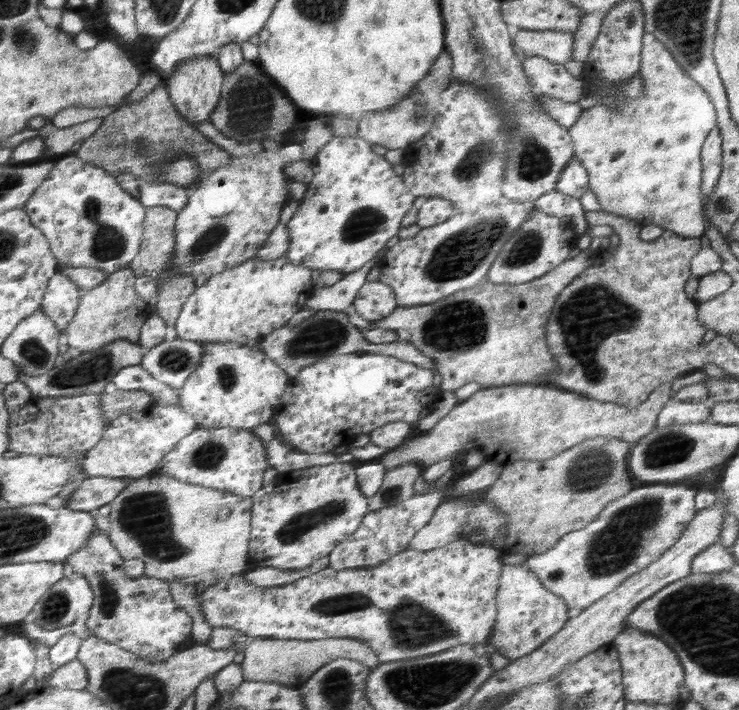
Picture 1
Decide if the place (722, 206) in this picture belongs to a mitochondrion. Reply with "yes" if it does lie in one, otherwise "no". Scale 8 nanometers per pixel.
yes

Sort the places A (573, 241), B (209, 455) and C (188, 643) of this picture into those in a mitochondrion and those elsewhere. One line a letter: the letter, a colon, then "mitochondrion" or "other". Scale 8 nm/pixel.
A: other
B: mitochondrion
C: other

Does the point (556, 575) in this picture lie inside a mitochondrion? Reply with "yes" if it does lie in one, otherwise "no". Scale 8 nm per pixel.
yes

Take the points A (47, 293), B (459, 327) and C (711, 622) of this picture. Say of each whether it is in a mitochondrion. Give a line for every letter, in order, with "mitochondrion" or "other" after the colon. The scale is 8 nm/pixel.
A: other
B: mitochondrion
C: mitochondrion

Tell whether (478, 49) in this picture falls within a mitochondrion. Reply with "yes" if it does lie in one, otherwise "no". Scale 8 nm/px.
yes

